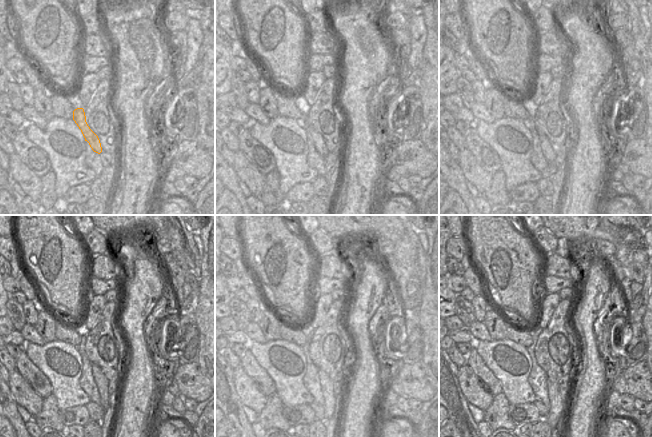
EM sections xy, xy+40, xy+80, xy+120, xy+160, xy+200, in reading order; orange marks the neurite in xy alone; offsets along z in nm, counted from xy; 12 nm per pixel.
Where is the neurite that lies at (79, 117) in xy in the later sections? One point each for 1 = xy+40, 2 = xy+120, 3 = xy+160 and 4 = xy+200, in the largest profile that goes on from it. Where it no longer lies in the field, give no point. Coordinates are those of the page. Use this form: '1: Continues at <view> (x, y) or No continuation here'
1: Continues at xy+40 (318, 141)
2: Continues at xy+120 (100, 379)
3: Continues at xy+160 (332, 402)
4: Continues at xy+200 (555, 418)

